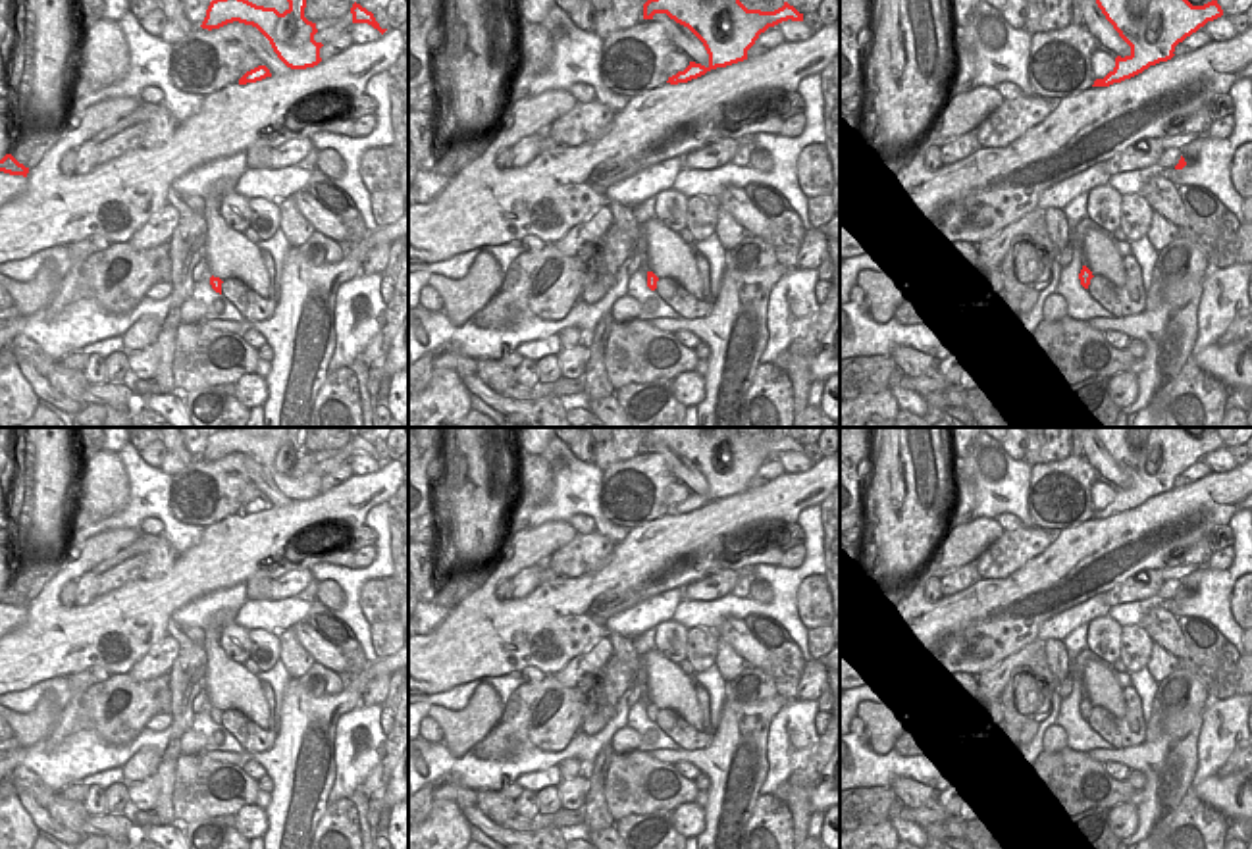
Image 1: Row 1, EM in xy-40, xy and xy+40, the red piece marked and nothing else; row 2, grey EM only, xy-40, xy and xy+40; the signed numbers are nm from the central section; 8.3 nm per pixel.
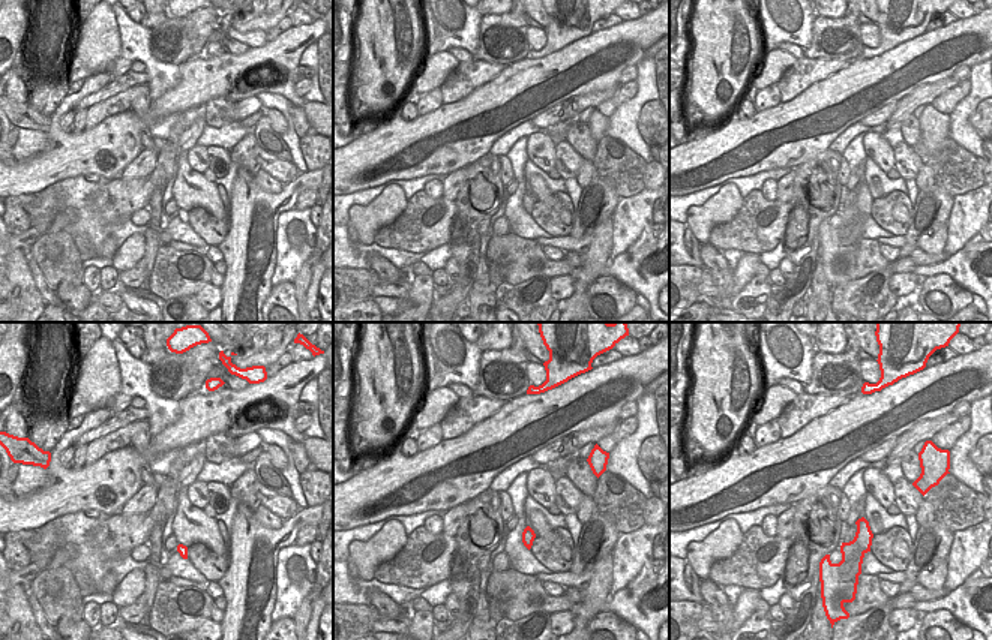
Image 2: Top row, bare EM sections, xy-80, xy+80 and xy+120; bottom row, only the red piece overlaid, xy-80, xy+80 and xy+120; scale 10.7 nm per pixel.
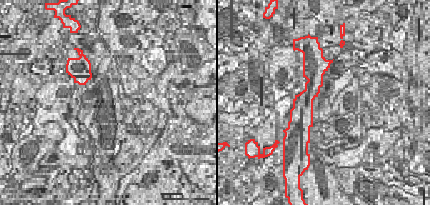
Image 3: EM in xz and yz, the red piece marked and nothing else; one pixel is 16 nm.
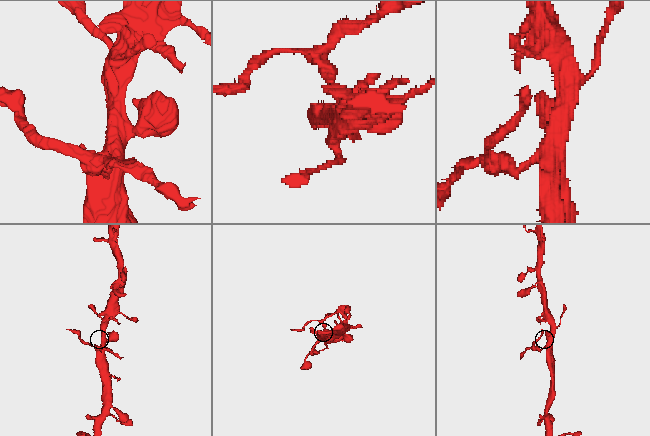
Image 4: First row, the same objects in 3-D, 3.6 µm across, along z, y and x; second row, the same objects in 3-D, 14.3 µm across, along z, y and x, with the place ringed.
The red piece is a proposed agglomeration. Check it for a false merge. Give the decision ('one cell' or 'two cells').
two cells

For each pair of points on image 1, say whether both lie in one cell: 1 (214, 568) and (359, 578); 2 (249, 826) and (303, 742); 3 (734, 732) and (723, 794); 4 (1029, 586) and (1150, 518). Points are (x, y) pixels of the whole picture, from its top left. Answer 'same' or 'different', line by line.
1: different
2: different
3: same
4: same

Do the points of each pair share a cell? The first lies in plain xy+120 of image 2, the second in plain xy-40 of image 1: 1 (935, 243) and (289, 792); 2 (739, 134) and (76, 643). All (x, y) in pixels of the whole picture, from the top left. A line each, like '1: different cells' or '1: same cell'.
1: same cell
2: same cell

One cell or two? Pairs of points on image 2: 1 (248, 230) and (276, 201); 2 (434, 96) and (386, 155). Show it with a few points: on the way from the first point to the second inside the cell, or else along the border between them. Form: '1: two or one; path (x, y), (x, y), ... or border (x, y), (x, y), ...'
1: one; path (251, 219), (255, 209), (266, 207)
2: two; border (441, 104), (419, 116)

